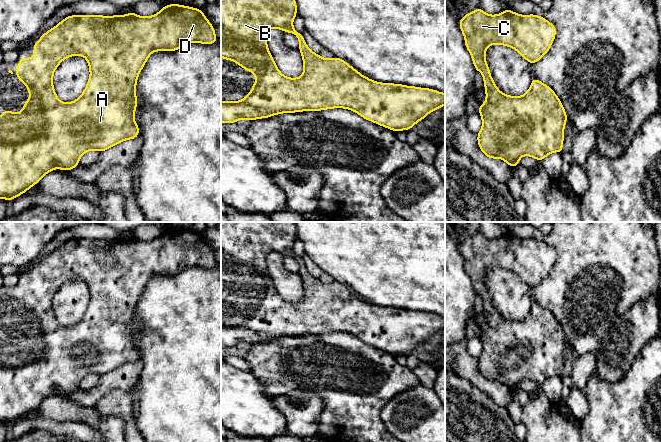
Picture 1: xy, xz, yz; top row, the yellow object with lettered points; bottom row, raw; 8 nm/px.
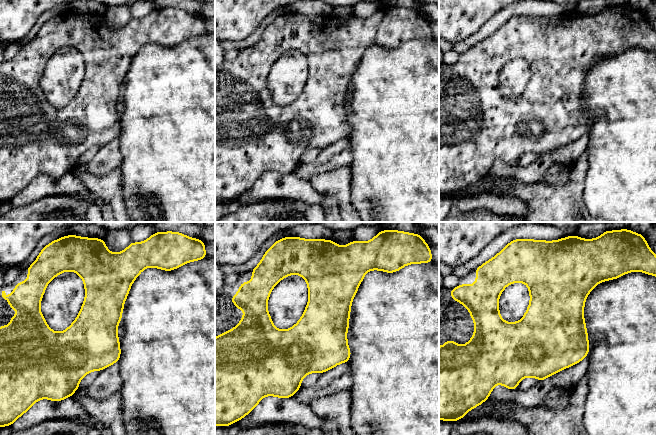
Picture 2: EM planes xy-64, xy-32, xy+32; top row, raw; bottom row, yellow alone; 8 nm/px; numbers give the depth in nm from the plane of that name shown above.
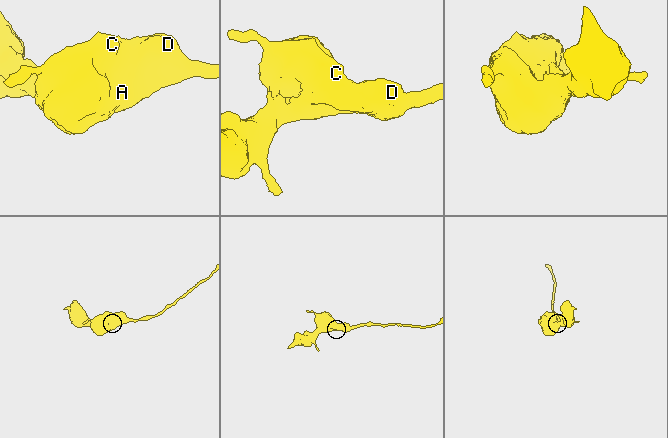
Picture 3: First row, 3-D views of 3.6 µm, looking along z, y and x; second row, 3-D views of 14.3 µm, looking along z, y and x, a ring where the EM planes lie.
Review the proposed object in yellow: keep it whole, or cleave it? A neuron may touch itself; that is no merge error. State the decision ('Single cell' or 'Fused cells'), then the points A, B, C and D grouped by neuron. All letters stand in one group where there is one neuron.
Single cell. Groups: A B C D

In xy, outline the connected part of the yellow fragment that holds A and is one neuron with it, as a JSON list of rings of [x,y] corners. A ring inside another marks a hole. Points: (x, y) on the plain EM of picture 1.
[[[166,228],[162,234],[150,241],[130,236],[120,240],[71,239],[64,242],[33,268],[33,282],[21,282],[18,285],[15,300],[28,311],[31,321],[18,338],[5,334],[0,339],[0,423],[11,425],[24,418],[55,392],[65,395],[74,393],[87,375],[102,376],[124,364],[137,362],[139,351],[134,345],[137,331],[136,306],[150,278],[155,275],[176,275],[187,267],[216,266],[218,265],[214,251],[203,235],[179,228]],[[76,279],[81,279],[88,285],[89,305],[78,323],[63,327],[54,314],[53,297],[65,282]]]

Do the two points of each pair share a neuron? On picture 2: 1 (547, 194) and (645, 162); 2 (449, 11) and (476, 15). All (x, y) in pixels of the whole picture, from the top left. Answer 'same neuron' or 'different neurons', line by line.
1: different neurons
2: same neuron

